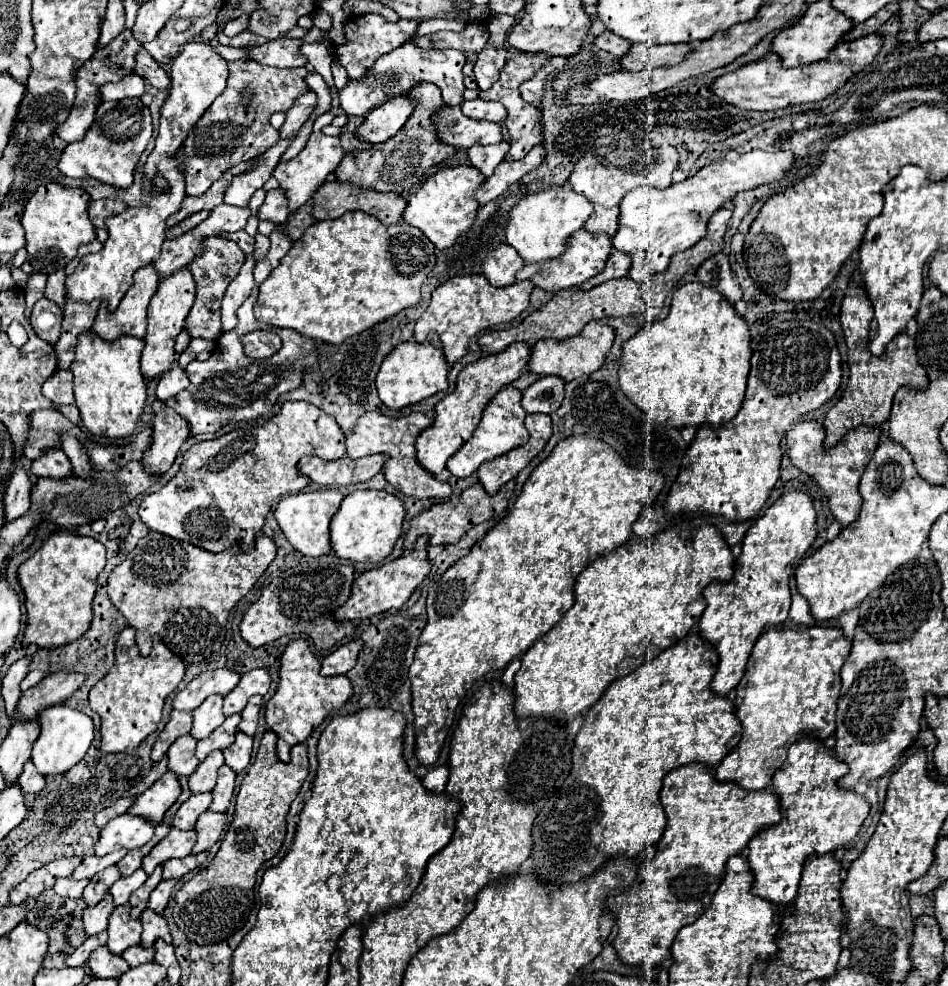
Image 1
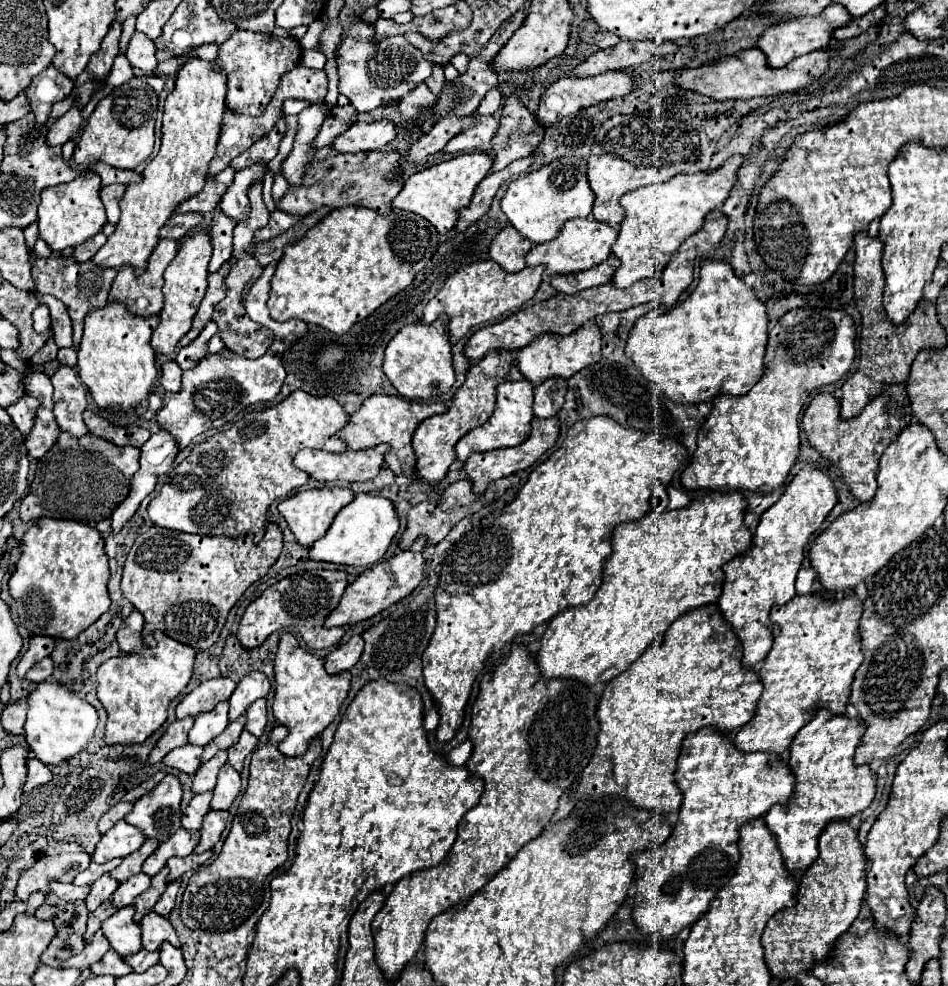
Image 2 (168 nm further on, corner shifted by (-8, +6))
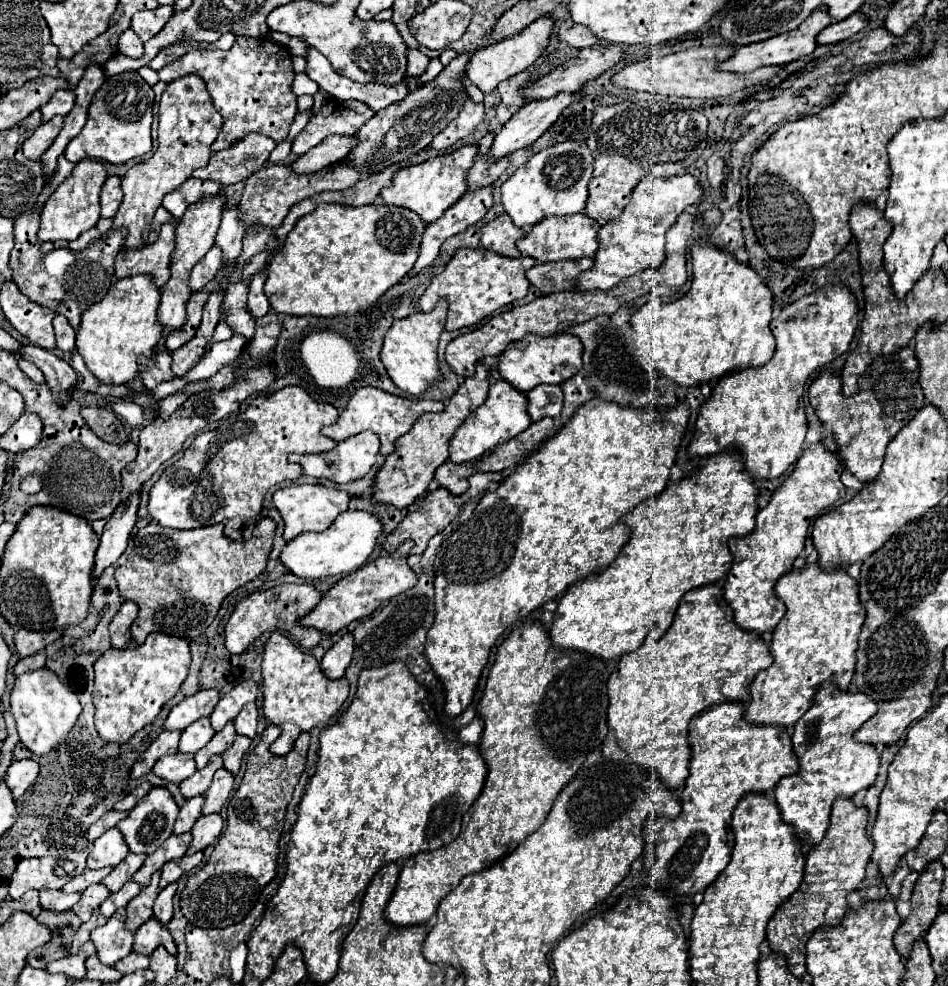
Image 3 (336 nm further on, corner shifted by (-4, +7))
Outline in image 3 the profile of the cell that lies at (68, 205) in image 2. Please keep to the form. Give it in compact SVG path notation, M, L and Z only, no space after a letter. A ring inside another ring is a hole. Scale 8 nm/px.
M81 160L75 164L71 176L57 186L57 190L47 198L41 210L41 226L39 240L41 242L57 242L57 240L77 240L85 230L95 228L99 220L99 192L107 178L107 172L99 160Z

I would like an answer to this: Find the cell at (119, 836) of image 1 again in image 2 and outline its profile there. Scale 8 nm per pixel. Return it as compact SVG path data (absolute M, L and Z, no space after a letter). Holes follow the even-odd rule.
M119 821L99 839L97 849L93 853L93 861L107 863L115 857L123 859L123 857L131 855L133 851L137 851L143 845L143 841L145 841L145 837L141 837L141 833L137 833L137 829L133 829L125 821Z

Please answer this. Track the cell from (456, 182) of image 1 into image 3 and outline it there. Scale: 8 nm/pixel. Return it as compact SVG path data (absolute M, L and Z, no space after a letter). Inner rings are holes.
M461 146L459 150L451 154L437 156L423 164L399 168L397 174L393 176L393 184L381 192L381 198L385 200L385 204L403 206L403 208L413 210L415 214L421 216L425 224L431 224L433 220L439 220L443 212L467 192L465 176L473 166L475 156L477 156L477 146Z

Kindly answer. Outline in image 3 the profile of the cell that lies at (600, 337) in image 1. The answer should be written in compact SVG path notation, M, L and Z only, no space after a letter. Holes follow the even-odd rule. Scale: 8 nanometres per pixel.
M527 334L521 340L509 344L509 348L499 356L499 372L517 390L529 392L539 384L561 384L569 380L577 370L581 370L581 356L583 344L575 334Z

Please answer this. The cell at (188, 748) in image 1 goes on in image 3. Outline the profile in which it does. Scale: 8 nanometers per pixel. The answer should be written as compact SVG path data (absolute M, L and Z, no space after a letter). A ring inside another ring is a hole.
M175 752L173 756L163 756L153 766L153 772L157 776L165 778L167 782L175 782L175 784L189 778L195 770L197 770L197 766L195 766L193 754L181 754L181 752Z

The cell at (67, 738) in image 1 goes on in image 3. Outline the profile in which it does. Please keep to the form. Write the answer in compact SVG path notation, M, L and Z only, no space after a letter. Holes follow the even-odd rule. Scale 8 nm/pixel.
M41 668L17 678L11 690L11 714L17 722L17 732L25 748L33 754L43 756L55 750L57 744L69 736L81 714L81 704L77 696L49 668Z

